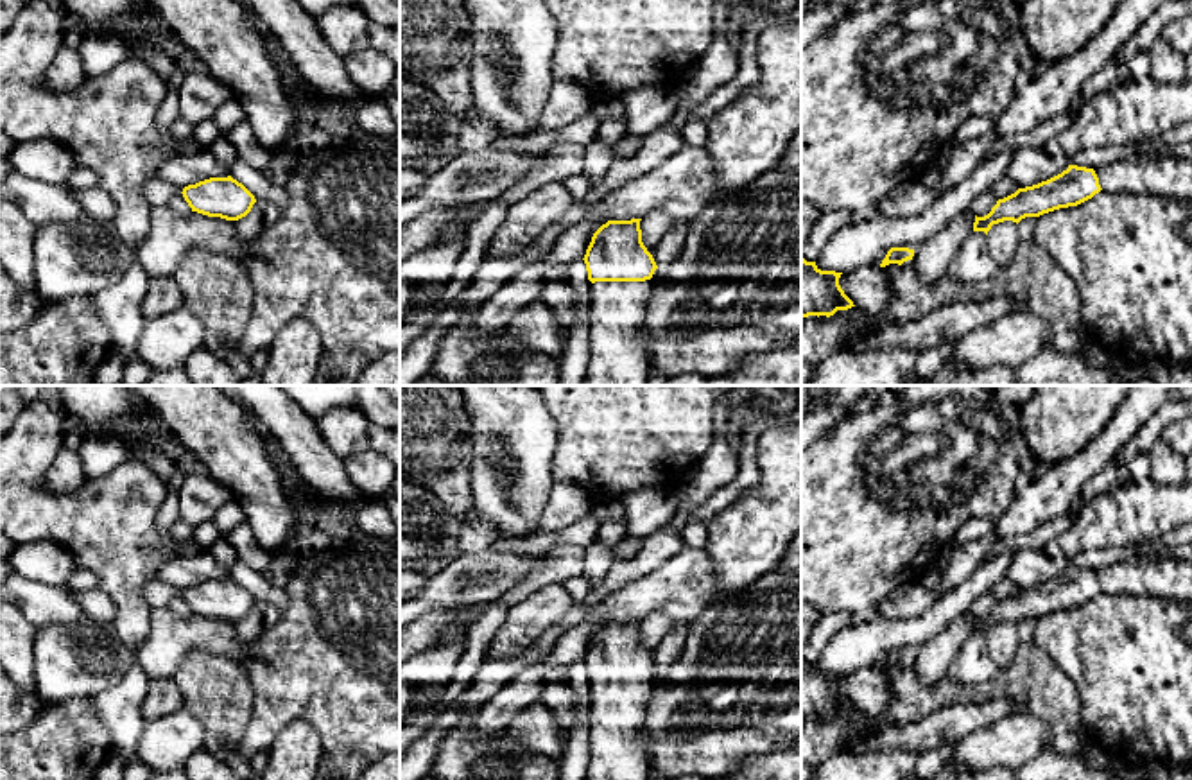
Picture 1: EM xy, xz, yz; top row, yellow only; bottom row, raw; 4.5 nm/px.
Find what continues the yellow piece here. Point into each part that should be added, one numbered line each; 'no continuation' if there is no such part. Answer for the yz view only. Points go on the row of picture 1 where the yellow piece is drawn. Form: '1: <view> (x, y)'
1: yz (1171, 176)

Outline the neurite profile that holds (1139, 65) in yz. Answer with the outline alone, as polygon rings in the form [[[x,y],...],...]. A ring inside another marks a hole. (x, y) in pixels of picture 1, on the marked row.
[[[1147,50],[1135,52],[1127,61],[1129,79],[1142,81],[1151,74],[1151,59]]]

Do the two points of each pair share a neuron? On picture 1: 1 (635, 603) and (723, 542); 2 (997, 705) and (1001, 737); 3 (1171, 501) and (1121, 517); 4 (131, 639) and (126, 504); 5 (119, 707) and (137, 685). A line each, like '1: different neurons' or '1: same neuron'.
1: different neurons
2: different neurons
3: same neuron
4: same neuron
5: same neuron

